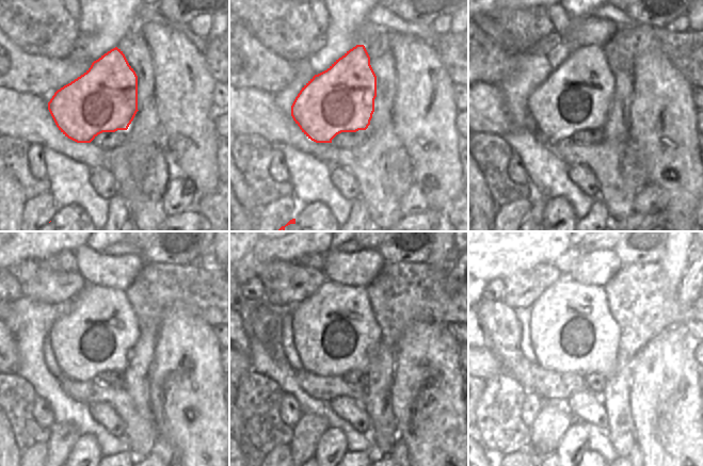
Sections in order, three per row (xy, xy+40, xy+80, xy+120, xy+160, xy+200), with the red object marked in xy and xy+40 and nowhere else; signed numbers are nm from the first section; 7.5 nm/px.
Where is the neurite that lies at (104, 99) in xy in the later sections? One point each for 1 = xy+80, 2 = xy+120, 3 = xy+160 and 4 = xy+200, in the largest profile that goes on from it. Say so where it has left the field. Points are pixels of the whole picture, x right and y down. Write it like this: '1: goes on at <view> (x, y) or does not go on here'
1: goes on at xy+80 (577, 95)
2: goes on at xy+120 (97, 333)
3: goes on at xy+160 (335, 332)
4: goes on at xy+200 (572, 331)

